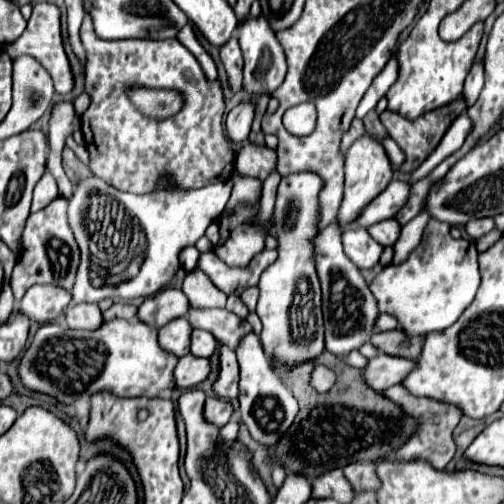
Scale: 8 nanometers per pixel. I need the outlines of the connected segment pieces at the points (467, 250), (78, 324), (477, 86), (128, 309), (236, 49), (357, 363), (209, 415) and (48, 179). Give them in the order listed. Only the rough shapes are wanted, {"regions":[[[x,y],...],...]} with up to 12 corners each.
{"regions":[[[430,219],[370,283],[406,337],[444,331],[480,285],[474,241]],[[78,303],[66,309],[70,329],[94,331],[102,325],[100,307]],[[484,59],[466,77],[464,97],[474,105],[484,87]],[[114,303],[104,311],[104,321],[116,317],[132,321],[138,307],[132,303]],[[232,37],[220,47],[220,59],[232,91],[242,87],[242,51]],[[354,350],[342,360],[355,368],[363,368],[368,358]],[[218,397],[204,403],[204,419],[224,427],[232,417],[232,405]],[[46,171],[34,189],[32,209],[58,197],[56,181]]]}

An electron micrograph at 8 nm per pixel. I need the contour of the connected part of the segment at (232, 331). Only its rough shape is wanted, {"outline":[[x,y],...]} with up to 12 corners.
{"outline":[[190,307],[188,323],[210,331],[220,345],[238,347],[252,331],[226,309]]}

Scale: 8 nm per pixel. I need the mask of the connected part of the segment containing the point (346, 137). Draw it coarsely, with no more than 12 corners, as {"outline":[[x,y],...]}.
{"outline":[[354,118],[342,135],[340,151],[346,153],[364,132],[363,121]]}

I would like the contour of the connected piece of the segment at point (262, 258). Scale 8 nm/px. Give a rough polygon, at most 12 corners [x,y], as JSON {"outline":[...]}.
{"outline":[[264,249],[246,267],[220,263],[214,251],[200,255],[198,267],[226,295],[254,287],[274,263]]}

